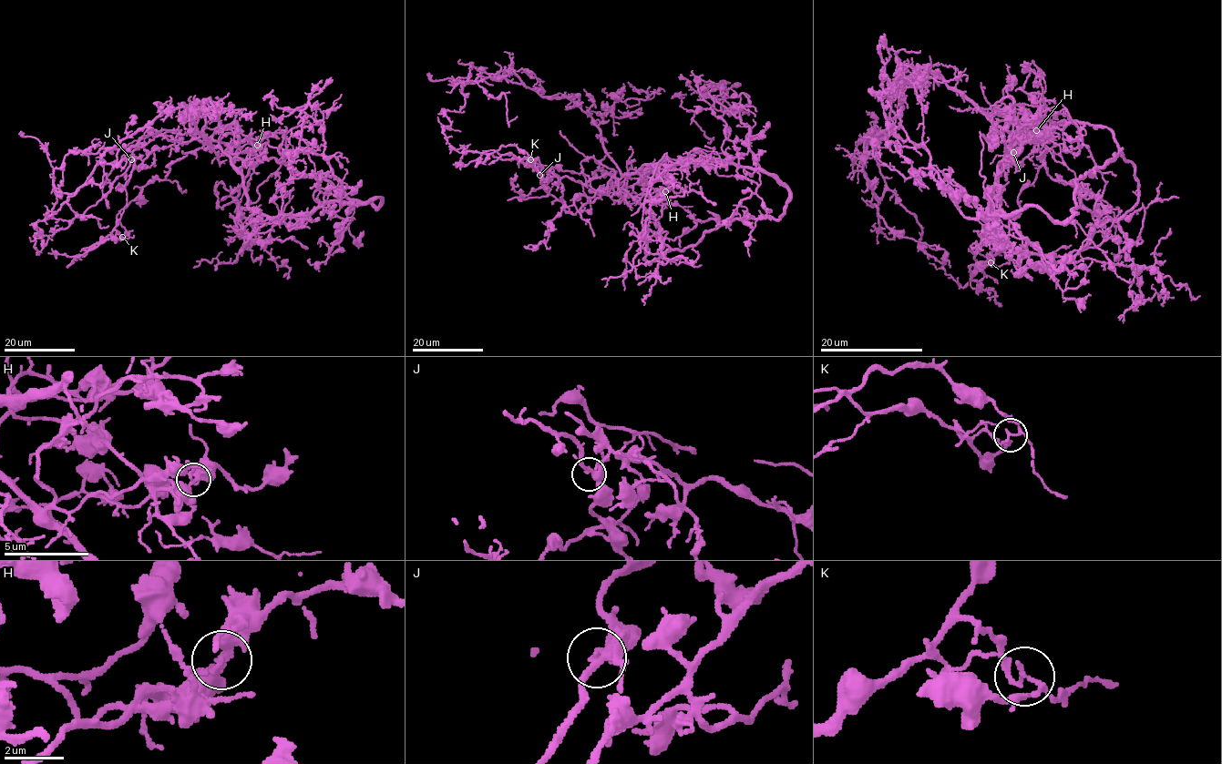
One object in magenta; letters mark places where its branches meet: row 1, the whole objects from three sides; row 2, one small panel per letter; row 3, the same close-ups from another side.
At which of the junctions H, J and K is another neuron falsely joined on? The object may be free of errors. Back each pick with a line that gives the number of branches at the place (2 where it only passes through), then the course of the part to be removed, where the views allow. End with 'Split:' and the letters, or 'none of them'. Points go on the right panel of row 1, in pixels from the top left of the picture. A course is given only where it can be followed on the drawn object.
K: Branches: 3. Course of the part to remove: (990, 261), (986, 266), (972, 264), (970, 273), (981, 290), (991, 290), (994, 300), (1001, 307)
Split: K

